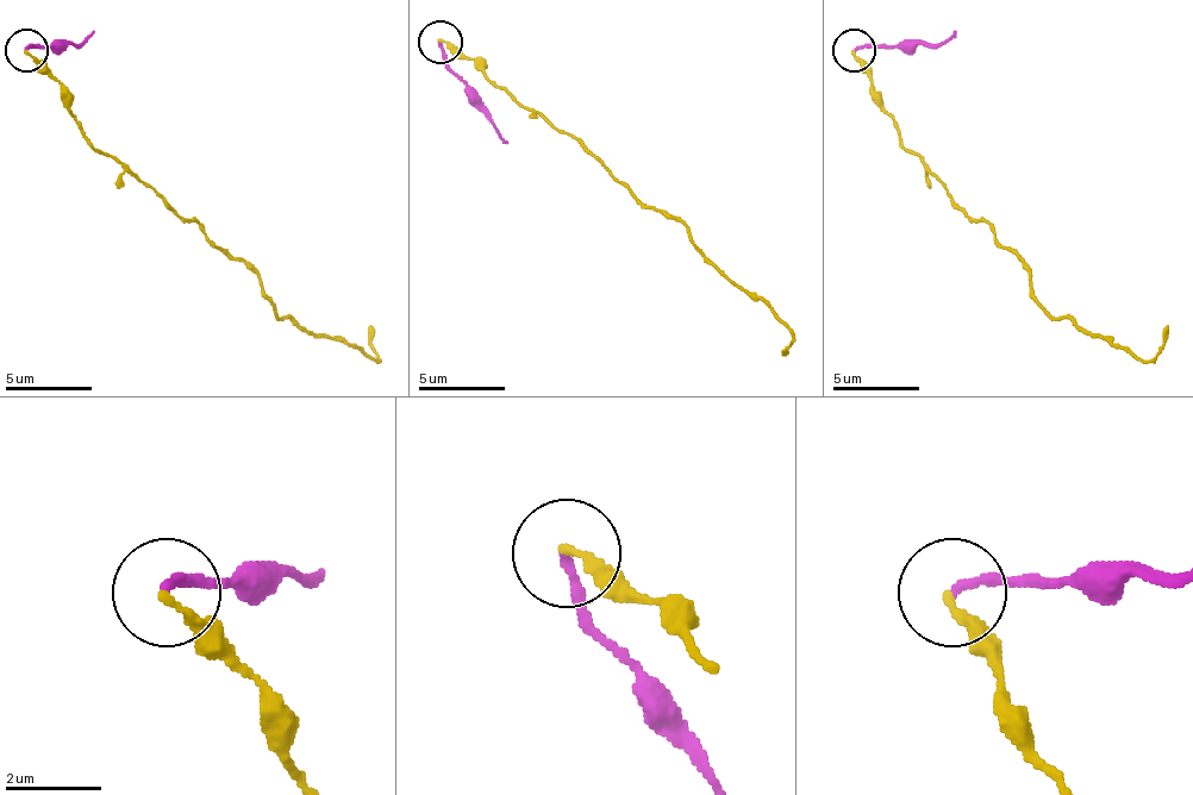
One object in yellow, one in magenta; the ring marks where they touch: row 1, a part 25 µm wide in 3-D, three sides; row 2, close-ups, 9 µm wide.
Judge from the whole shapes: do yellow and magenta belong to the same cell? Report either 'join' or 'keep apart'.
keep apart

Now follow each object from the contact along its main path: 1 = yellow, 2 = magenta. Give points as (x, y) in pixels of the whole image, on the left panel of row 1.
1: (27, 51), (62, 86), (88, 142), (239, 258), (282, 319), (343, 337), (378, 362), (369, 324)
2: (27, 51), (80, 43), (92, 30)

